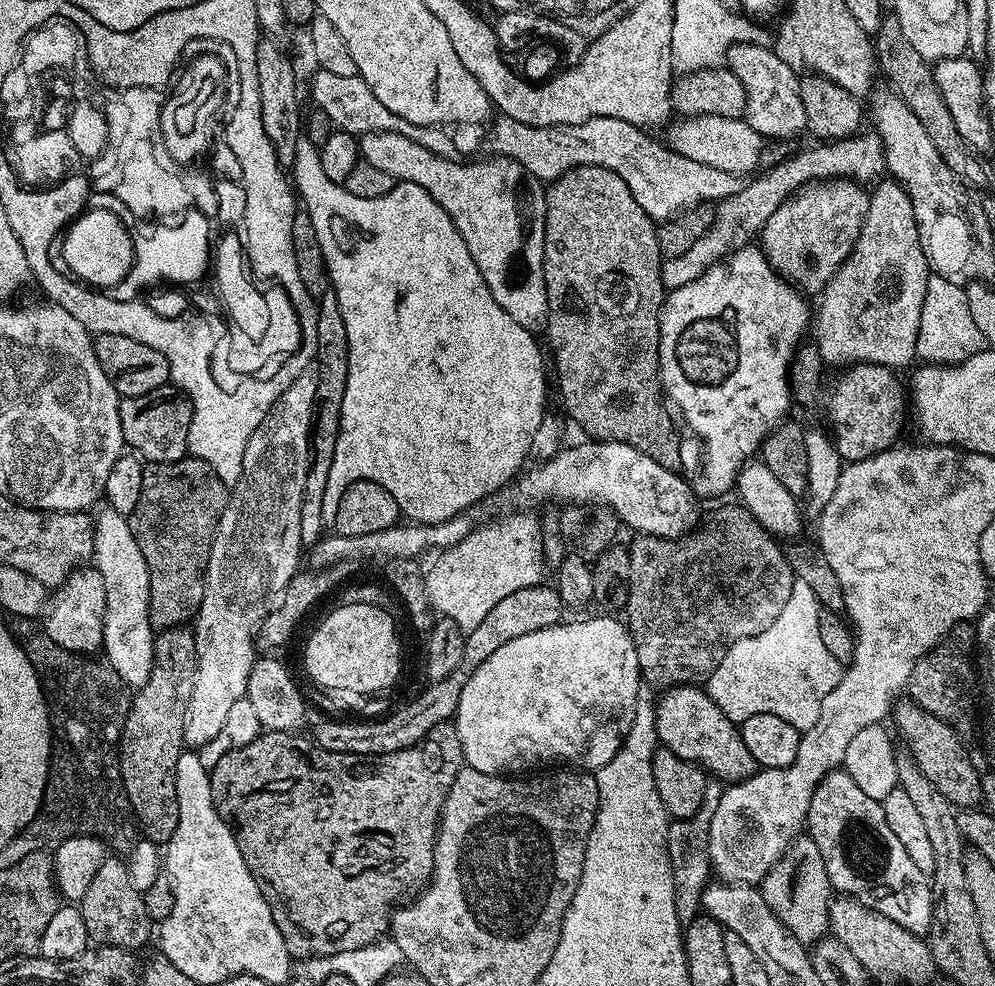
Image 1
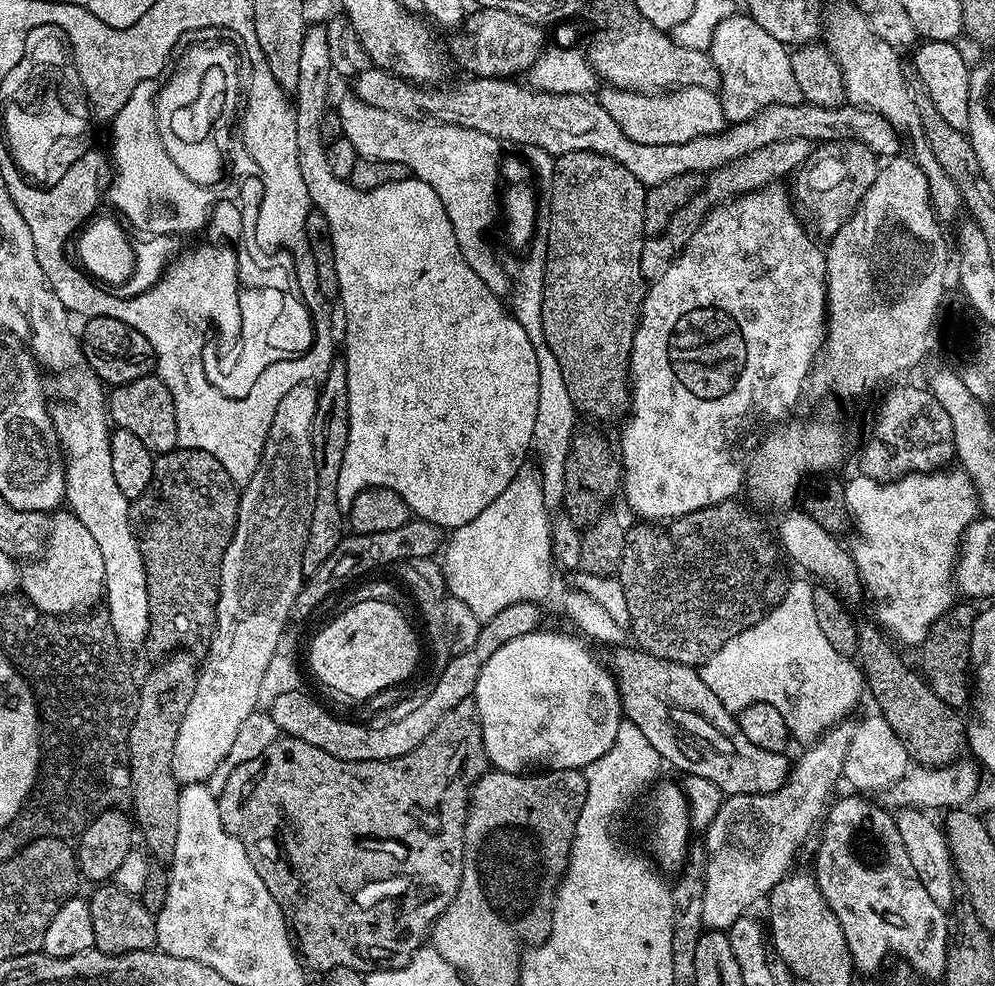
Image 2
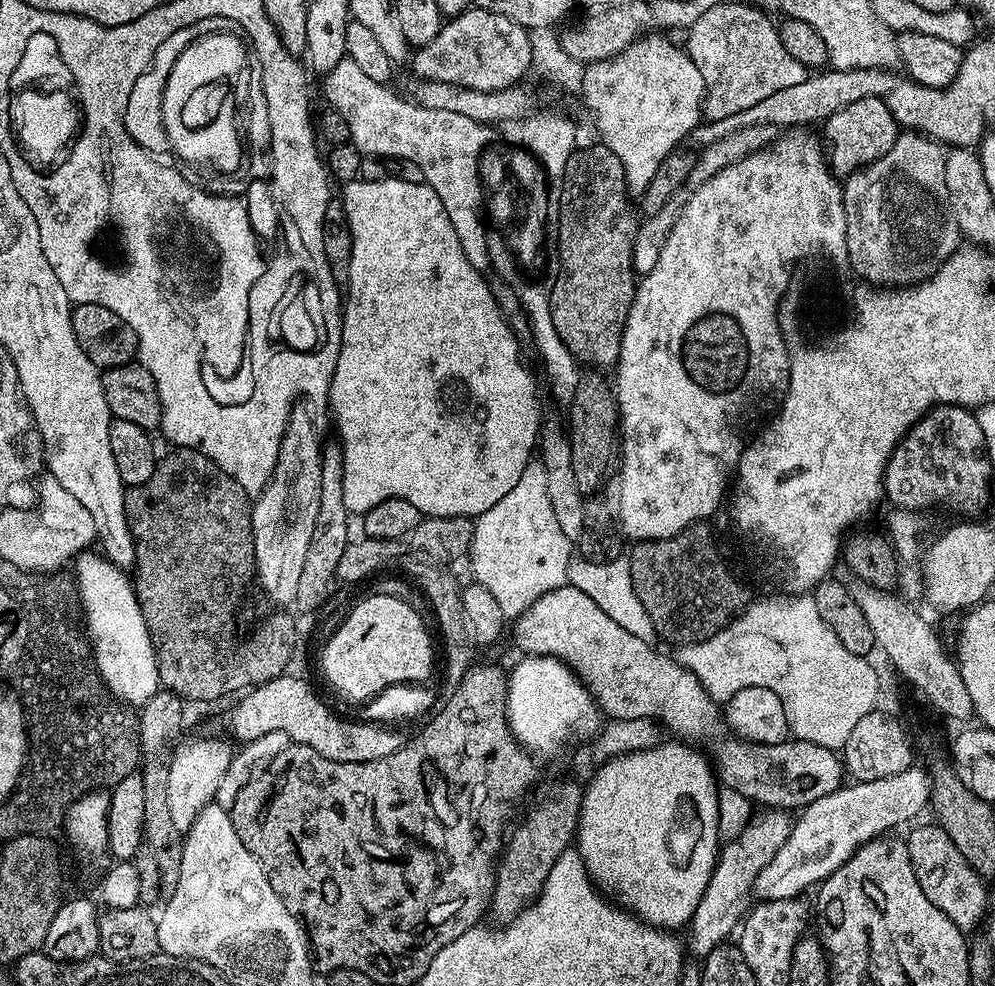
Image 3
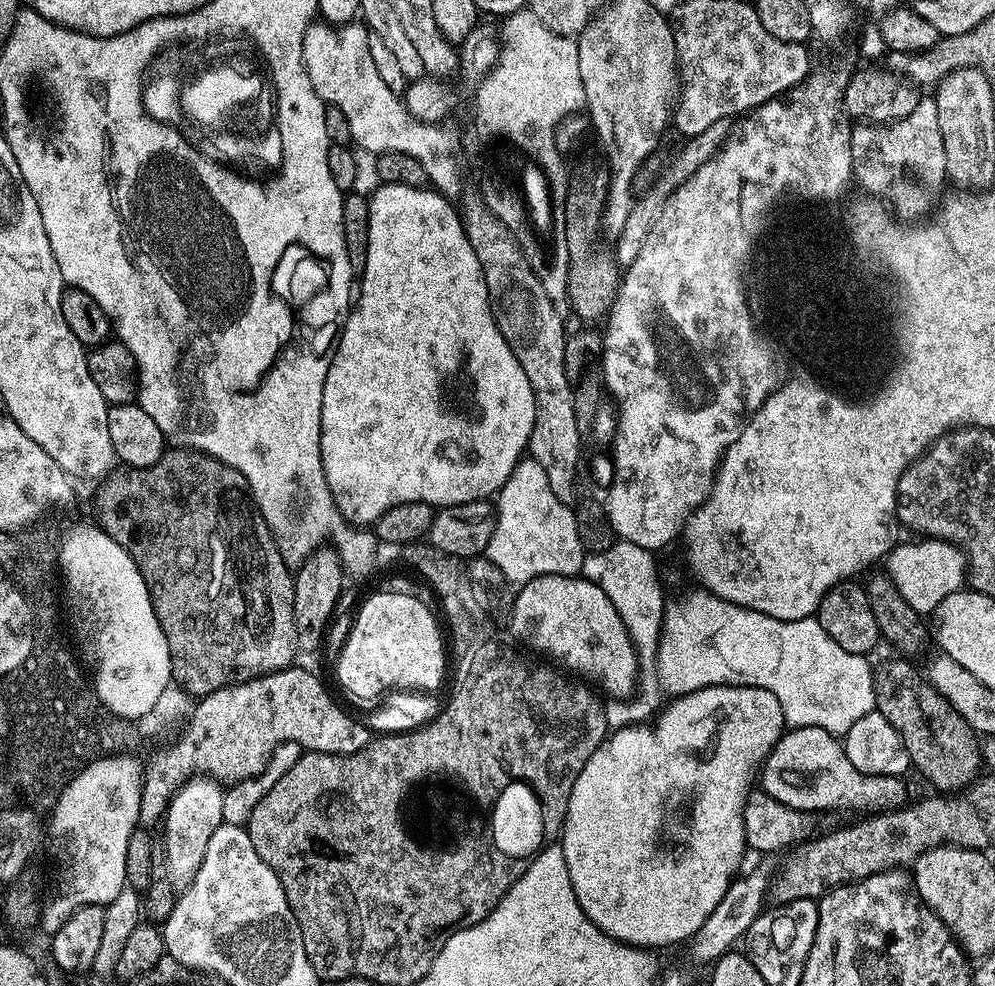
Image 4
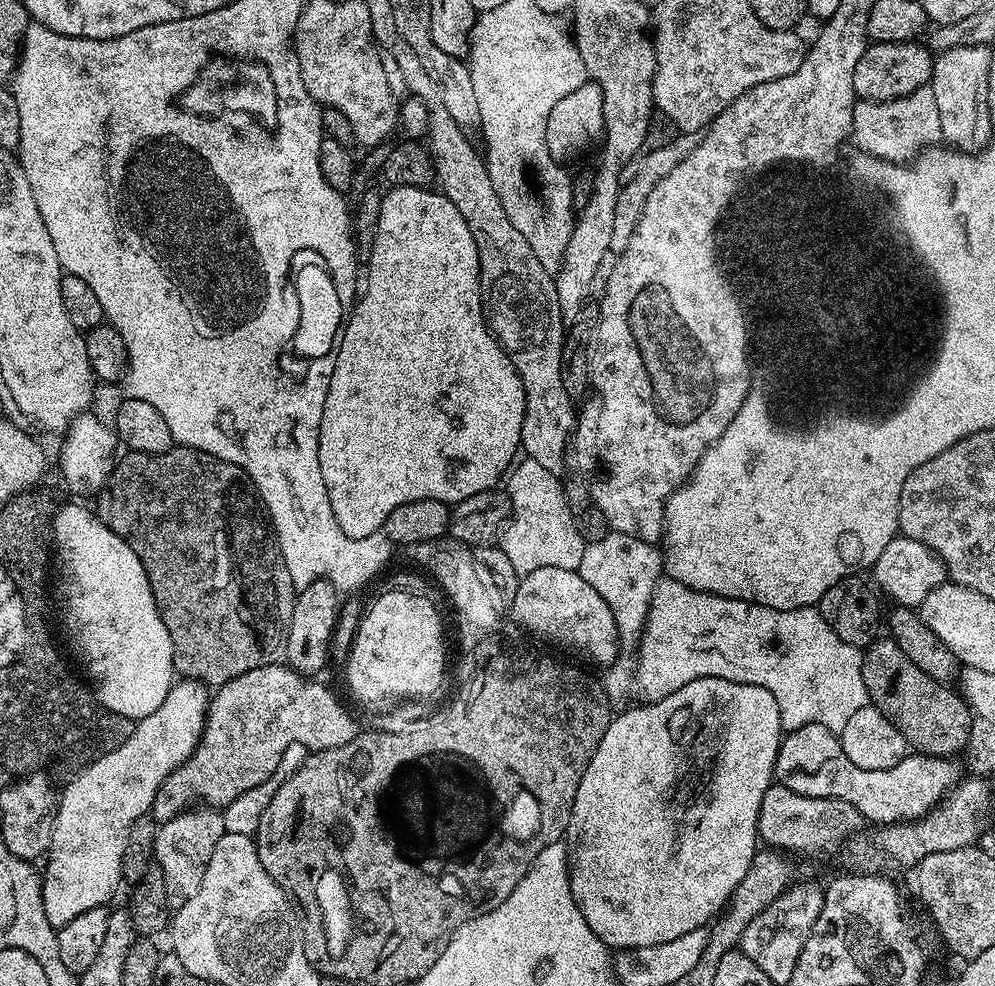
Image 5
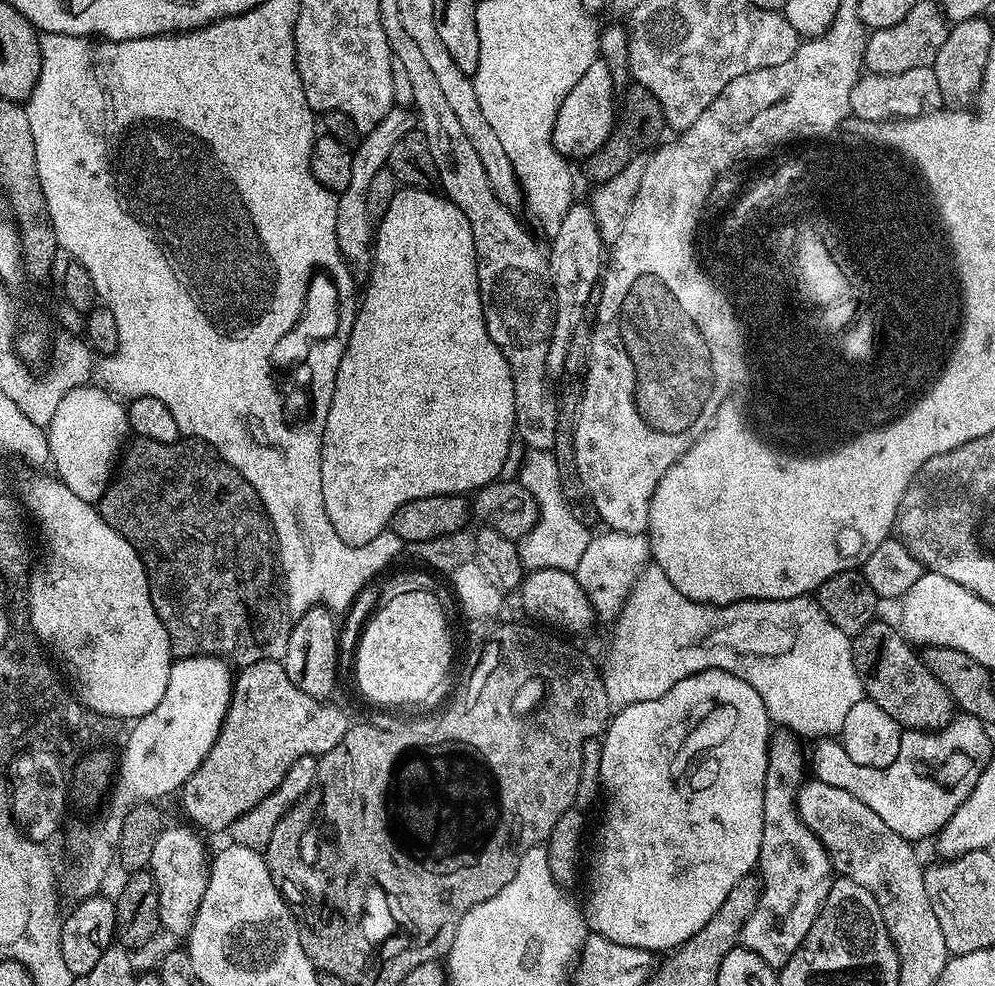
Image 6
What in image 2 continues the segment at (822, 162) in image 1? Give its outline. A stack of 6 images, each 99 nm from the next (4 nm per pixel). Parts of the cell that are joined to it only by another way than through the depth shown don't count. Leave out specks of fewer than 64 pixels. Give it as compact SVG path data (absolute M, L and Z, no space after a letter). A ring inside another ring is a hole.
M794 138L793 140L774 142L765 148L754 150L735 166L717 167L711 173L713 176L707 177L702 194L695 196L684 208L676 212L668 231L658 237L645 239L642 246L642 274L645 281L651 282L662 278L662 274L666 274L666 270L676 259L682 245L699 230L701 222L710 211L710 205L719 205L721 202L727 202L745 192L752 192L755 188L762 188L773 183L780 178L776 176L782 175L783 172L790 171L789 173L791 173L797 166L807 165L808 161L812 159L813 151L813 141L806 138Z

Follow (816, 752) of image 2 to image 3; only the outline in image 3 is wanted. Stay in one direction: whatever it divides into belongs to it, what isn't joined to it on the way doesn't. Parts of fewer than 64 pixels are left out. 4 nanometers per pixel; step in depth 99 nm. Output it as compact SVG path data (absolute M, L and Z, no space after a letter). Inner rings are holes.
M764 810L761 812L764 813L761 816L759 813L737 836L731 837L721 847L716 857L716 865L710 874L710 882L706 882L706 890L690 921L692 930L688 934L688 944L686 940L687 951L689 948L697 956L696 958L710 955L715 948L731 937L728 935L732 931L732 935L737 931L746 912L744 903L747 902L748 896L750 897L762 866L766 866L766 862L770 862L770 858L778 854L778 846L782 846L782 842L790 838L794 820L787 811Z

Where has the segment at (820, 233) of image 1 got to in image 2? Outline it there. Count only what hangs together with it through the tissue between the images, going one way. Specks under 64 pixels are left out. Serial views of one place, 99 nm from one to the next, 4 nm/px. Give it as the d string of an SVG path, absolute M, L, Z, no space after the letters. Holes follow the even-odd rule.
M830 140L821 143L807 165L795 173L795 203L810 224L812 219L811 227L817 233L820 231L824 238L832 237L856 213L862 198L866 198L866 190L874 186L874 178L882 167L881 161L876 161L876 155L873 149L857 140Z

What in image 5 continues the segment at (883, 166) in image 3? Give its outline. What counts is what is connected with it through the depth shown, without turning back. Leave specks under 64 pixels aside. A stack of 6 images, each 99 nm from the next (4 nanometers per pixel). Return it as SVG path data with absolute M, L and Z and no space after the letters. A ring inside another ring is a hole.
M931 86L915 88L897 100L857 99L852 115L851 139L864 152L880 160L908 160L941 139L938 102Z

